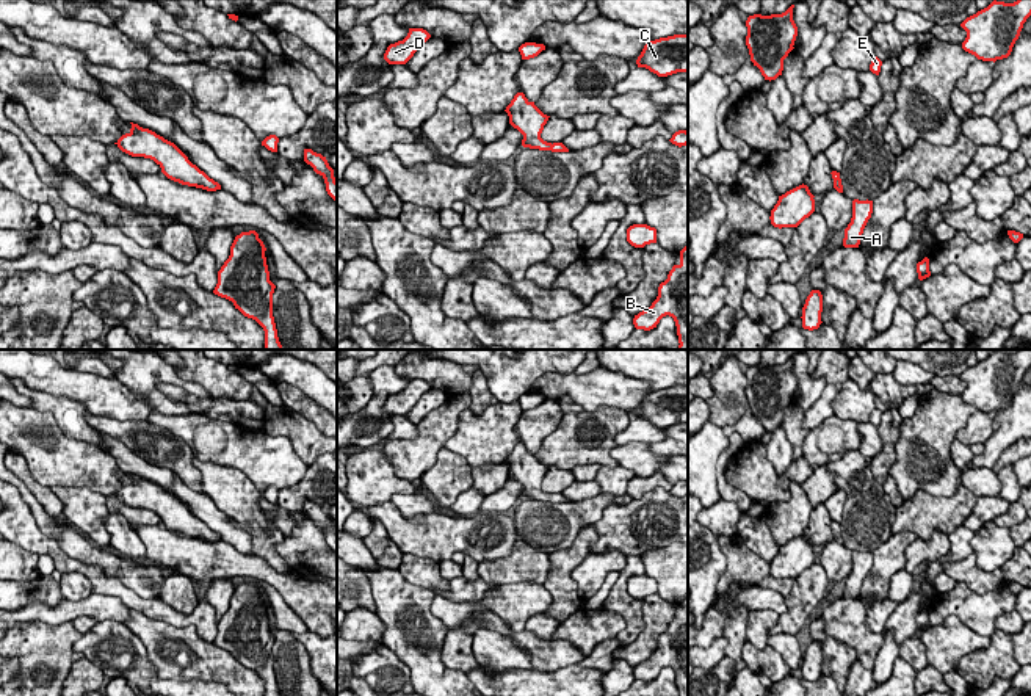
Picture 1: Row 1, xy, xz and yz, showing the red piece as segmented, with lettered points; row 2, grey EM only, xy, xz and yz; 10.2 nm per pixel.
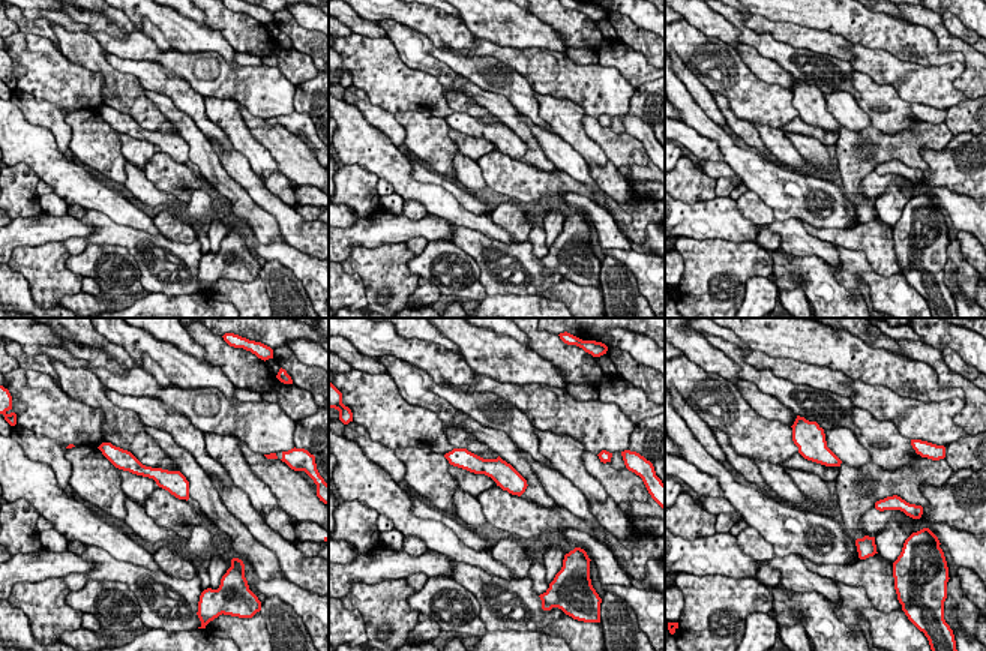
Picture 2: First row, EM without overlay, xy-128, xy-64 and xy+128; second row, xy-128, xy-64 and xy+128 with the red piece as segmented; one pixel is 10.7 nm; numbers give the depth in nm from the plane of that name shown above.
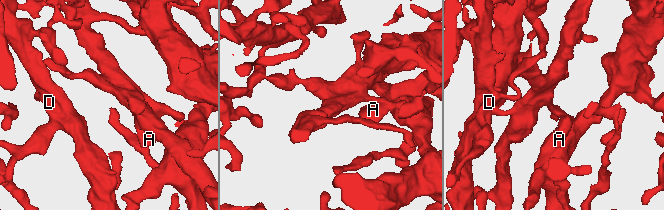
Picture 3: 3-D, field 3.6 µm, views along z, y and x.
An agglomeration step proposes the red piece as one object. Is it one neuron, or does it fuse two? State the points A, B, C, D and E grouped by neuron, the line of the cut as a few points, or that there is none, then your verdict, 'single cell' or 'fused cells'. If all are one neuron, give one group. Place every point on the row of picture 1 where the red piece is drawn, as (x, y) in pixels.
groups A B C D E; cut none; single cell

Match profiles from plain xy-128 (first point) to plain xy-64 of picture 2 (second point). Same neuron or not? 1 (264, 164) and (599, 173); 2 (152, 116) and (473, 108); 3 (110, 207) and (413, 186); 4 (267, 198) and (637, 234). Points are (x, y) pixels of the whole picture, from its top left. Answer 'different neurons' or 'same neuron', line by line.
1: different neurons
2: same neuron
3: same neuron
4: different neurons

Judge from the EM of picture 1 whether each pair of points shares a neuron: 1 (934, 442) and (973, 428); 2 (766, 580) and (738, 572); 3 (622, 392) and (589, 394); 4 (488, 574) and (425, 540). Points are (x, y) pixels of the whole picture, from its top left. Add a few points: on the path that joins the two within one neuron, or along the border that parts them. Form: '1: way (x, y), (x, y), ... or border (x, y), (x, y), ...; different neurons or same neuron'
1: border (976, 409), (955, 436); different neurons
2: way (760, 576), (757, 572), (745, 572); same neuron
3: way (614, 395), (597, 394); same neuron
4: border (513, 546), (506, 555), (480, 563); different neurons

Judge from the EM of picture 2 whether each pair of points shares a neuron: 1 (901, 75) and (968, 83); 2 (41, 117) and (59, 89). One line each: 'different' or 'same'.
1: different
2: different

